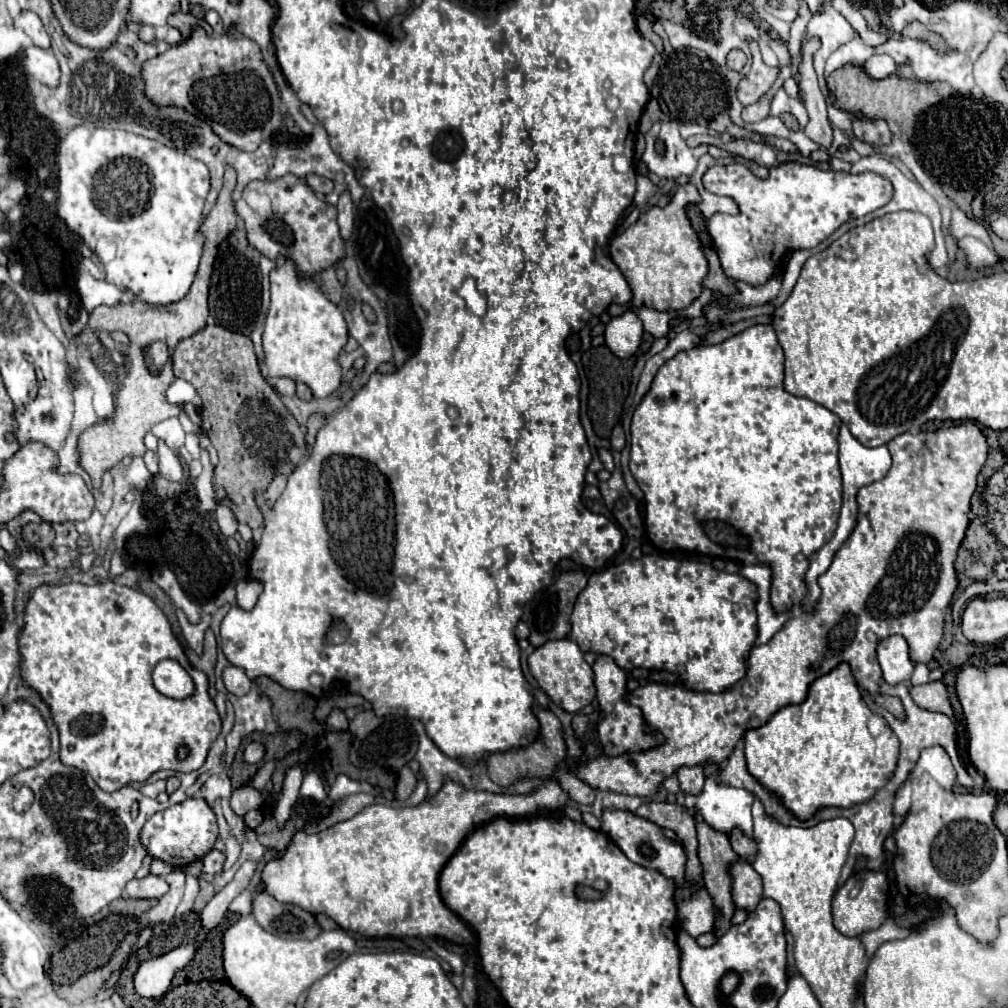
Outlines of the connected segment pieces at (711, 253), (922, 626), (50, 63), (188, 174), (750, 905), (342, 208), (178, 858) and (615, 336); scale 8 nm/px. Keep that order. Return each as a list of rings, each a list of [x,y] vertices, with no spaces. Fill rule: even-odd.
[[[704,248],[704,254],[706,254],[708,262],[710,262],[710,272],[708,272],[706,280],[704,280],[704,286],[706,286],[706,288],[710,288],[710,290],[714,290],[714,292],[726,294],[726,296],[736,294],[736,292],[738,292],[738,288],[736,288],[734,280],[732,280],[732,278],[728,278],[728,276],[724,274],[724,270],[722,270],[722,266],[720,266],[720,260],[718,260],[716,250],[712,250],[712,248]]]
[[[962,422],[952,428],[940,428],[934,432],[904,432],[888,442],[888,450],[892,454],[892,468],[888,474],[860,488],[858,492],[858,524],[846,544],[836,552],[830,568],[818,578],[818,586],[822,588],[820,600],[812,610],[802,612],[800,616],[792,616],[786,620],[780,632],[768,644],[754,646],[750,652],[750,662],[746,678],[740,680],[734,688],[726,692],[692,692],[684,686],[664,686],[664,684],[646,684],[628,694],[628,700],[642,708],[642,714],[652,730],[664,734],[666,742],[658,748],[622,754],[616,758],[608,758],[600,748],[586,744],[586,752],[590,756],[588,764],[580,766],[576,776],[598,790],[632,794],[632,796],[654,796],[662,782],[676,774],[682,766],[698,766],[698,764],[720,764],[730,758],[738,740],[752,728],[764,726],[780,708],[790,704],[800,704],[808,696],[808,688],[820,676],[832,672],[838,664],[846,662],[852,668],[856,684],[864,690],[878,706],[904,720],[904,706],[900,698],[888,696],[880,692],[882,670],[876,660],[878,644],[892,636],[900,634],[906,638],[910,648],[910,660],[928,664],[934,658],[934,652],[942,640],[944,630],[944,610],[948,608],[954,590],[958,586],[954,560],[968,528],[968,512],[970,498],[976,490],[976,478],[986,462],[988,444],[984,434],[974,422]],[[746,680],[754,680],[752,686],[746,688]]]
[[[38,46],[24,48],[24,70],[32,74],[38,82],[56,88],[60,84],[60,66],[50,50],[40,50]]]
[[[76,126],[74,130],[68,132],[68,136],[60,142],[58,146],[58,154],[56,154],[56,164],[58,164],[58,200],[56,200],[56,208],[58,208],[58,216],[66,222],[66,226],[80,234],[82,240],[90,246],[90,250],[98,256],[98,260],[102,262],[104,270],[106,270],[106,280],[116,284],[116,286],[128,286],[140,300],[148,302],[148,304],[174,304],[178,300],[182,300],[192,282],[194,276],[198,272],[198,262],[202,256],[202,246],[204,246],[204,236],[200,232],[202,226],[202,210],[204,210],[204,200],[208,196],[210,190],[210,172],[208,166],[204,166],[200,160],[194,160],[188,154],[182,154],[174,148],[168,148],[156,140],[148,140],[144,136],[126,132],[126,130],[108,130],[108,128],[88,128],[88,126]]]
[[[736,860],[728,866],[728,874],[732,878],[732,900],[736,908],[754,912],[762,898],[762,882],[756,870],[746,860]]]
[[[344,190],[340,194],[340,200],[336,204],[338,208],[338,226],[340,226],[340,234],[346,240],[352,234],[352,220],[354,220],[354,206],[352,206],[352,198],[350,192]]]
[[[186,798],[180,804],[174,804],[162,812],[156,812],[142,828],[140,842],[150,852],[150,856],[168,862],[170,866],[188,866],[196,860],[202,860],[218,838],[218,824],[214,810],[202,798]]]
[[[628,310],[622,316],[612,318],[608,322],[606,332],[604,332],[604,338],[606,338],[608,348],[616,356],[626,358],[626,356],[632,356],[638,350],[640,340],[642,340],[642,332],[644,330],[642,330],[640,318],[636,316],[636,312]]]

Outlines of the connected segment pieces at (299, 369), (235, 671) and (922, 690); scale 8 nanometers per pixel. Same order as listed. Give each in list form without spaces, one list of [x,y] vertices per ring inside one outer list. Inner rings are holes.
[[[292,262],[276,266],[270,274],[272,304],[268,310],[262,346],[270,378],[290,378],[310,386],[314,398],[330,396],[342,380],[338,356],[348,342],[348,324],[334,302],[318,288],[316,278],[298,278]]]
[[[228,666],[228,668],[224,670],[224,684],[226,684],[228,692],[232,692],[234,696],[238,696],[238,692],[244,692],[244,690],[240,690],[240,688],[244,688],[242,680],[244,680],[244,672],[242,672],[240,668]]]
[[[930,682],[930,684],[922,684],[922,686],[914,686],[912,698],[924,710],[940,712],[940,714],[946,714],[950,718],[954,716],[950,700],[948,700],[948,692],[946,692],[942,682]]]

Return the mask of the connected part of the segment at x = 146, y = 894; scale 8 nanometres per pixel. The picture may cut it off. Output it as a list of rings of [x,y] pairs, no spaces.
[[[148,874],[144,878],[132,878],[126,884],[126,894],[130,898],[162,898],[168,892],[168,884],[164,878]]]

